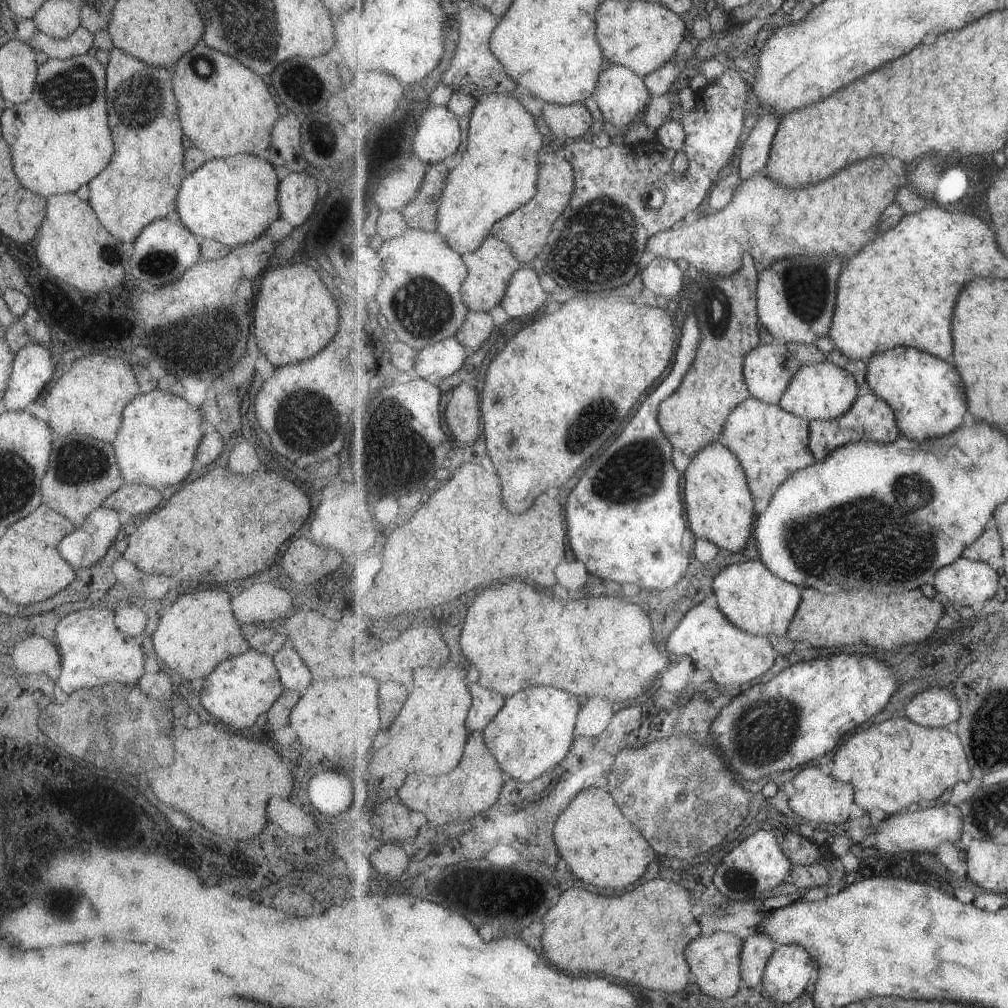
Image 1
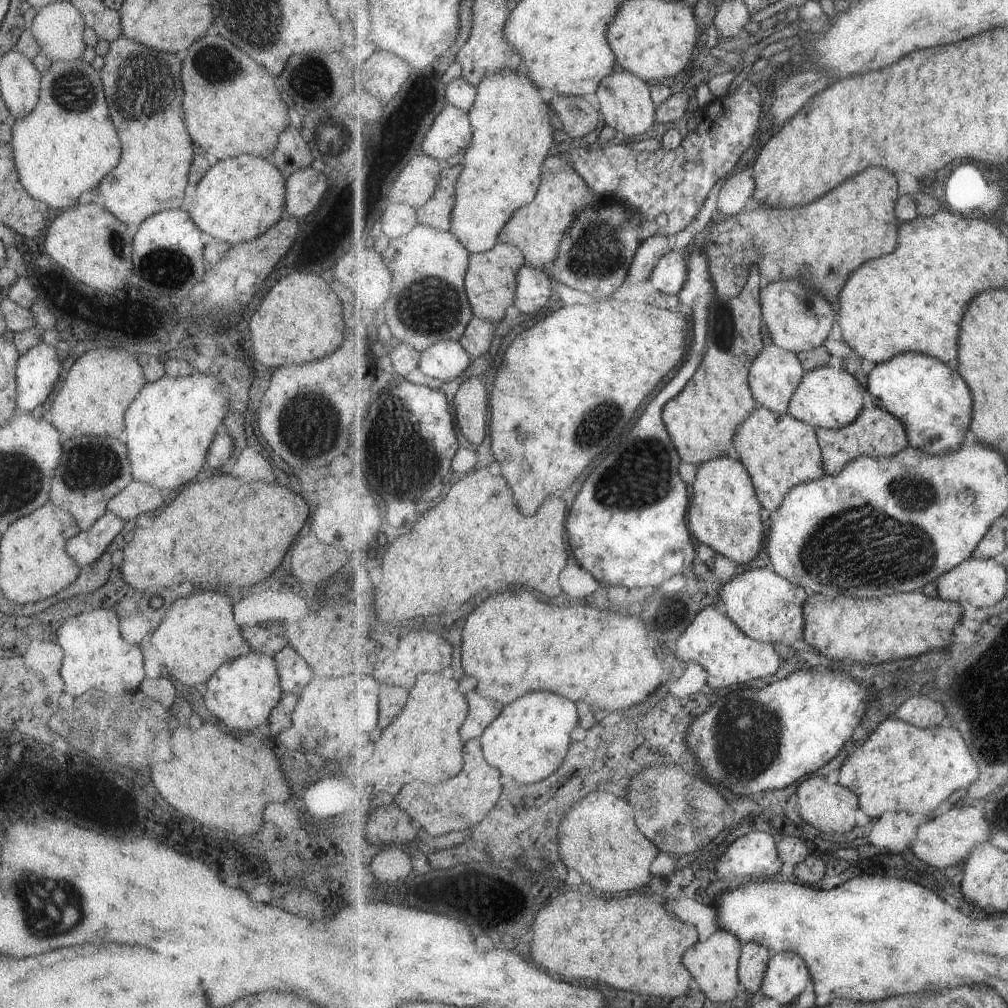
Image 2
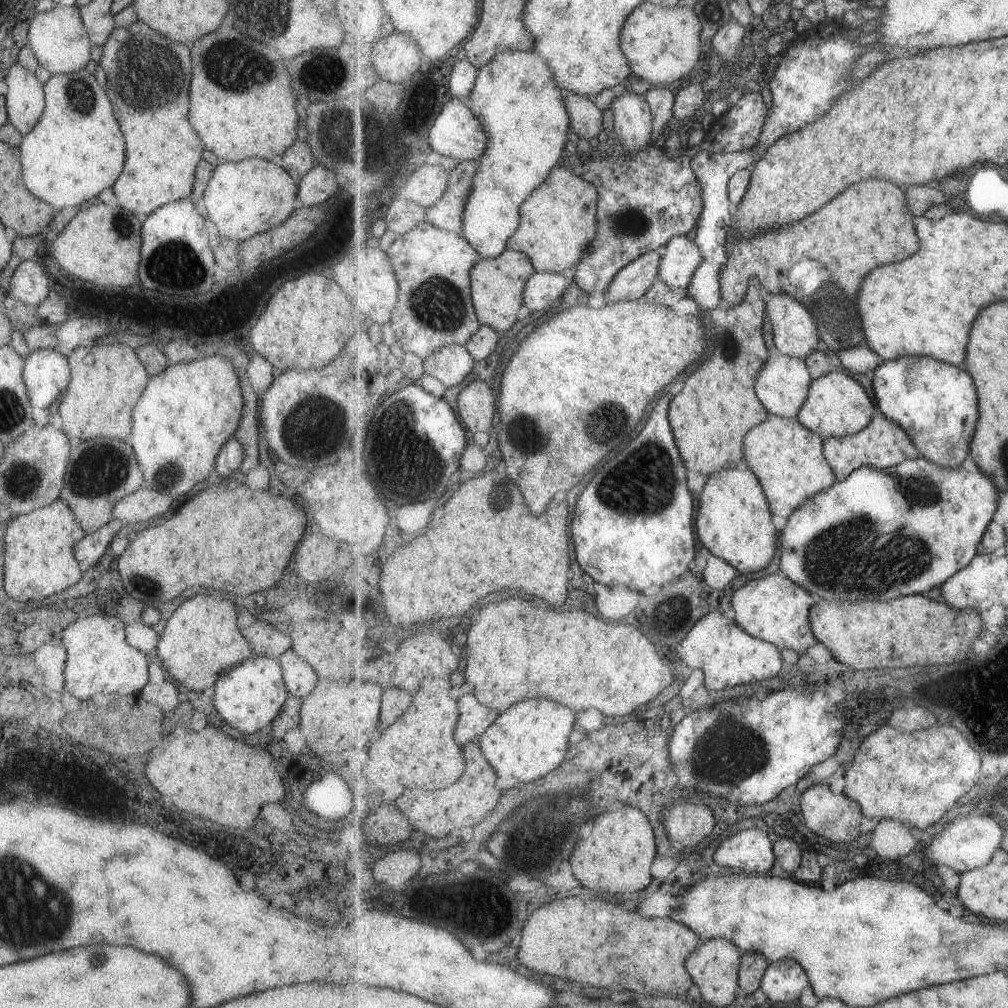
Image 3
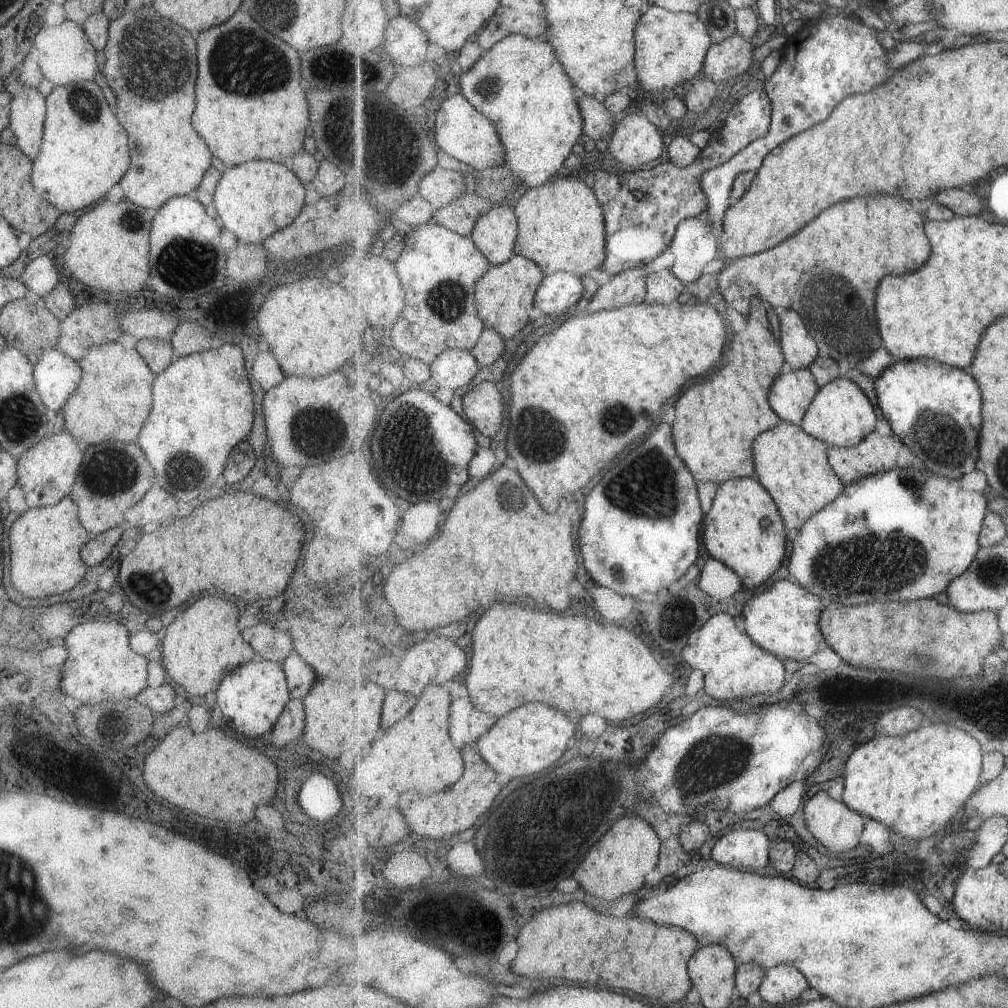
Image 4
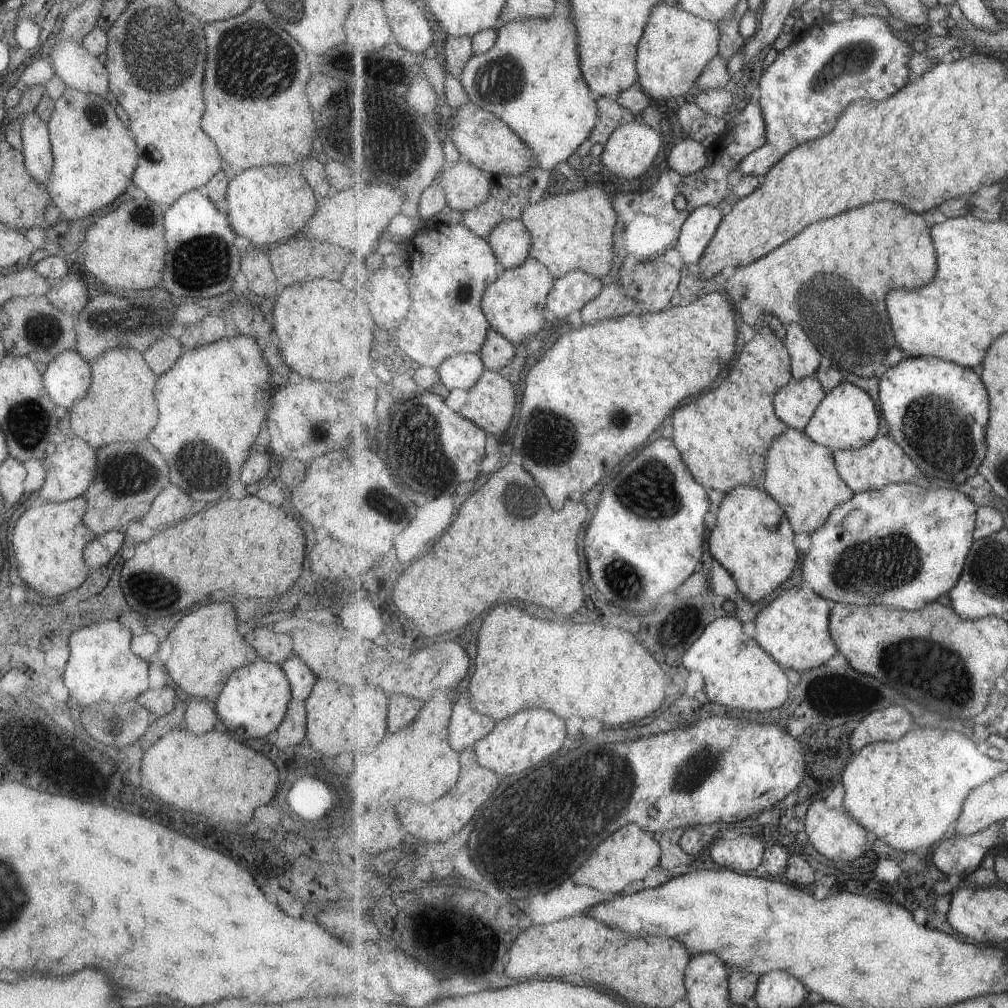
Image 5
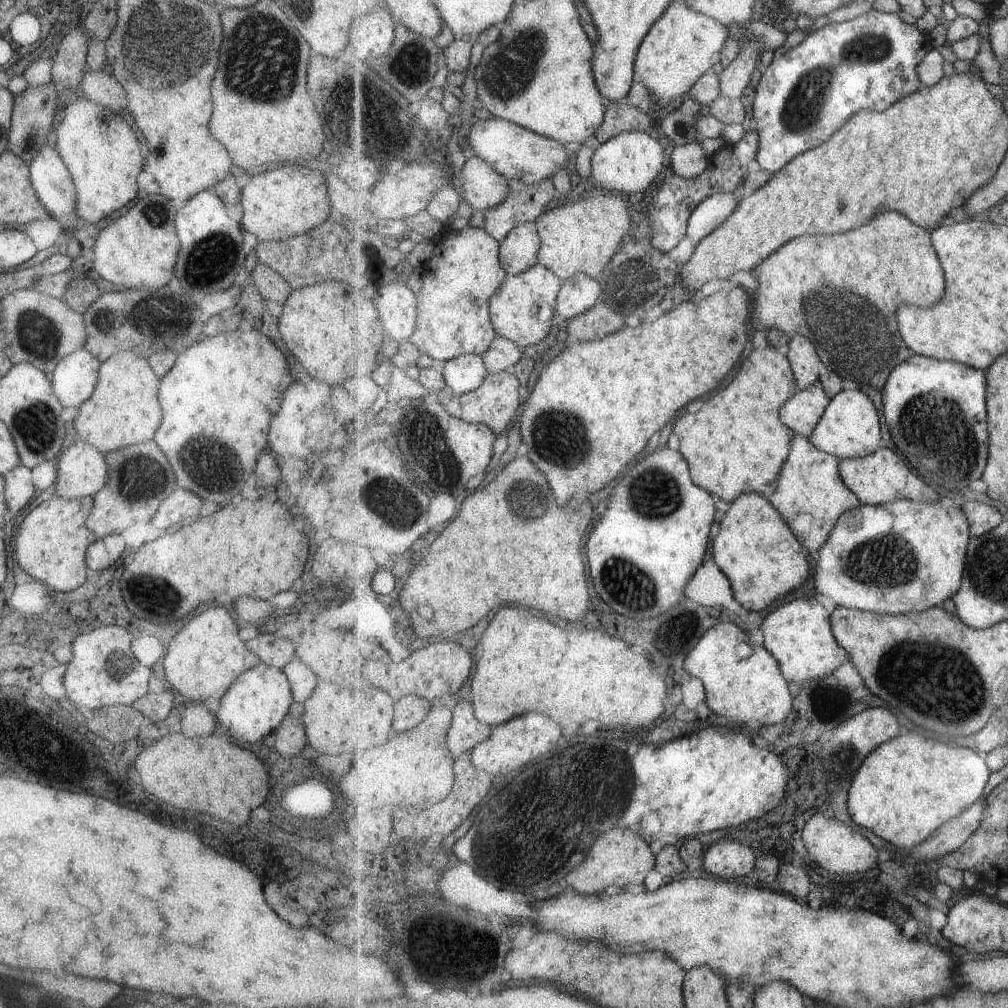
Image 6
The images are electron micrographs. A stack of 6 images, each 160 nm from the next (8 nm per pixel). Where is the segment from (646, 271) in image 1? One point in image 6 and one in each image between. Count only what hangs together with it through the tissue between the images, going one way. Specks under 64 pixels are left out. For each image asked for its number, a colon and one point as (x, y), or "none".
2: (670, 274)
3: (682, 256)
4: (695, 244)
5: (701, 227)
6: (711, 214)

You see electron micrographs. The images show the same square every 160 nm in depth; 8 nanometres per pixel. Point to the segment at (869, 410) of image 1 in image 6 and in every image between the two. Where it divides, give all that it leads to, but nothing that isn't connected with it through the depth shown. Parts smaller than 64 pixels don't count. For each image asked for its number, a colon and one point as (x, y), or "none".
2: (877, 433)
3: (884, 443)
4: (882, 451)
5: (882, 461)
6: (882, 477)

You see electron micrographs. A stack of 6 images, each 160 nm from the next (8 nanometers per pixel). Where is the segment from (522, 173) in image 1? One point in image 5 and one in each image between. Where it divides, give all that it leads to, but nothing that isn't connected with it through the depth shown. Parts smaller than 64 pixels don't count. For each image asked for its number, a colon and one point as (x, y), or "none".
2: (513, 136)
3: (516, 96)
4: (520, 84)
5: (531, 79)

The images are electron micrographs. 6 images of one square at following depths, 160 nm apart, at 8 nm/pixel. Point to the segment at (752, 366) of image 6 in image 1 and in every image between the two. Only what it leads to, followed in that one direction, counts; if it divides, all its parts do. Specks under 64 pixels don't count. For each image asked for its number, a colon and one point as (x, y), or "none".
1: (693, 417)
2: (704, 419)
3: (710, 418)
4: (716, 443)
5: (724, 435)

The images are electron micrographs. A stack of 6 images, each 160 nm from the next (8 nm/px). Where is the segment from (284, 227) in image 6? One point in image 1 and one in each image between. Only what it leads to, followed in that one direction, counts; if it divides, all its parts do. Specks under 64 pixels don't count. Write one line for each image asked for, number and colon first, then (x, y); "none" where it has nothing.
1: (232, 200)
2: (239, 198)
3: (245, 198)
4: (253, 201)
5: (267, 205)

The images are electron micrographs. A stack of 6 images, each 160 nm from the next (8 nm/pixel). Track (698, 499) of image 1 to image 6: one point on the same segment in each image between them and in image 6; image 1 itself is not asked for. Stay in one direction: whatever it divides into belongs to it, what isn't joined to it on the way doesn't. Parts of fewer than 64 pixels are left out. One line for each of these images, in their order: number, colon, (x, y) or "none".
2: (725, 513)
3: (735, 521)
4: (745, 529)
5: (752, 538)
6: (756, 548)

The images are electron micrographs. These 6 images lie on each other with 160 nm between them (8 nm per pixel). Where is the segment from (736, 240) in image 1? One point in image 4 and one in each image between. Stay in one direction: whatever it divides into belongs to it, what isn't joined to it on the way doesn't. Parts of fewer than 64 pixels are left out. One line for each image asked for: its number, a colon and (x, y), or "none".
2: (830, 239)
3: (844, 235)
4: (851, 248)

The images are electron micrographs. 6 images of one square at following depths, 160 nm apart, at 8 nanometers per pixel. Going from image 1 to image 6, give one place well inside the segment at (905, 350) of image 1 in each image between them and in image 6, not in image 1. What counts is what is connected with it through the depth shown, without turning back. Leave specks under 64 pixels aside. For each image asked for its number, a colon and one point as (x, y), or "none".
2: (934, 402)
3: (937, 404)
4: (919, 398)
5: (938, 411)
6: (937, 409)

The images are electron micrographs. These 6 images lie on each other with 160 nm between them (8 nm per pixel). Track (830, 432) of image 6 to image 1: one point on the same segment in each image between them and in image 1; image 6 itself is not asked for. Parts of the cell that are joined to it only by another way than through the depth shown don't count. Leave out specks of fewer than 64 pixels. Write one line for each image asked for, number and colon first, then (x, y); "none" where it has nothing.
1: (823, 391)
2: (830, 398)
3: (838, 406)
4: (841, 415)
5: (847, 419)

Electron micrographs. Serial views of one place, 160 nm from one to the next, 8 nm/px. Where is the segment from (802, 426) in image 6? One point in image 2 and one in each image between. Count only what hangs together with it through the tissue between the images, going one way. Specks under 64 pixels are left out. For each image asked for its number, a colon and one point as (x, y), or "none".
2: (775, 375)
3: (783, 385)
4: (795, 390)
5: (796, 403)

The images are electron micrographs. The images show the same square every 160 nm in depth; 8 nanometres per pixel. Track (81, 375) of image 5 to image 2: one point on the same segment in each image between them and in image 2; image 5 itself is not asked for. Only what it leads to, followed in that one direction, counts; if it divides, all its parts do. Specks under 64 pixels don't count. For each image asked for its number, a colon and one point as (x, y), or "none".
2: (35, 372)
3: (46, 373)
4: (56, 375)

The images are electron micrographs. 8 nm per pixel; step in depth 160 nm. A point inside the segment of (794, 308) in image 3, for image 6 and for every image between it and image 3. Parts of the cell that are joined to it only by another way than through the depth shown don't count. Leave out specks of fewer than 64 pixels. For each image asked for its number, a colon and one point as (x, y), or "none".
4: (801, 349)
5: (805, 357)
6: (808, 367)

